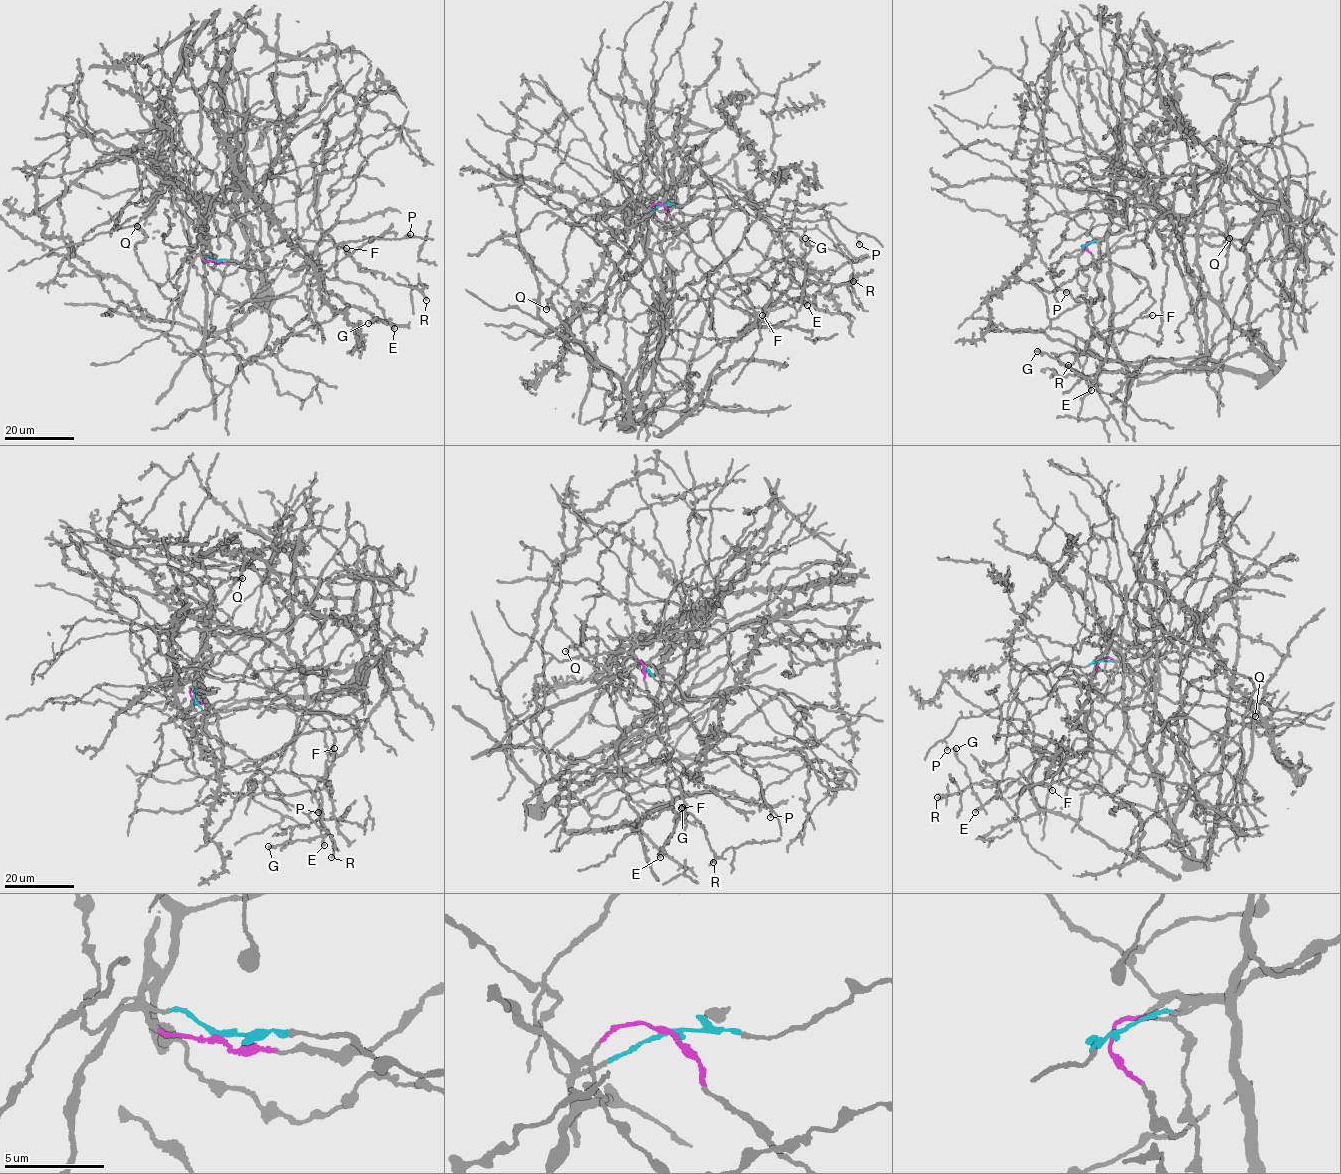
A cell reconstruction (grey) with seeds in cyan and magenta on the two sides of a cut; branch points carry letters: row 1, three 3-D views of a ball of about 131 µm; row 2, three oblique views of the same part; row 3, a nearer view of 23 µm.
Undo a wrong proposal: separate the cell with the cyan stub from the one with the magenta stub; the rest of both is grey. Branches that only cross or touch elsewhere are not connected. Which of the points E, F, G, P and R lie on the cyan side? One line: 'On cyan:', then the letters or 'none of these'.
On cyan: P

